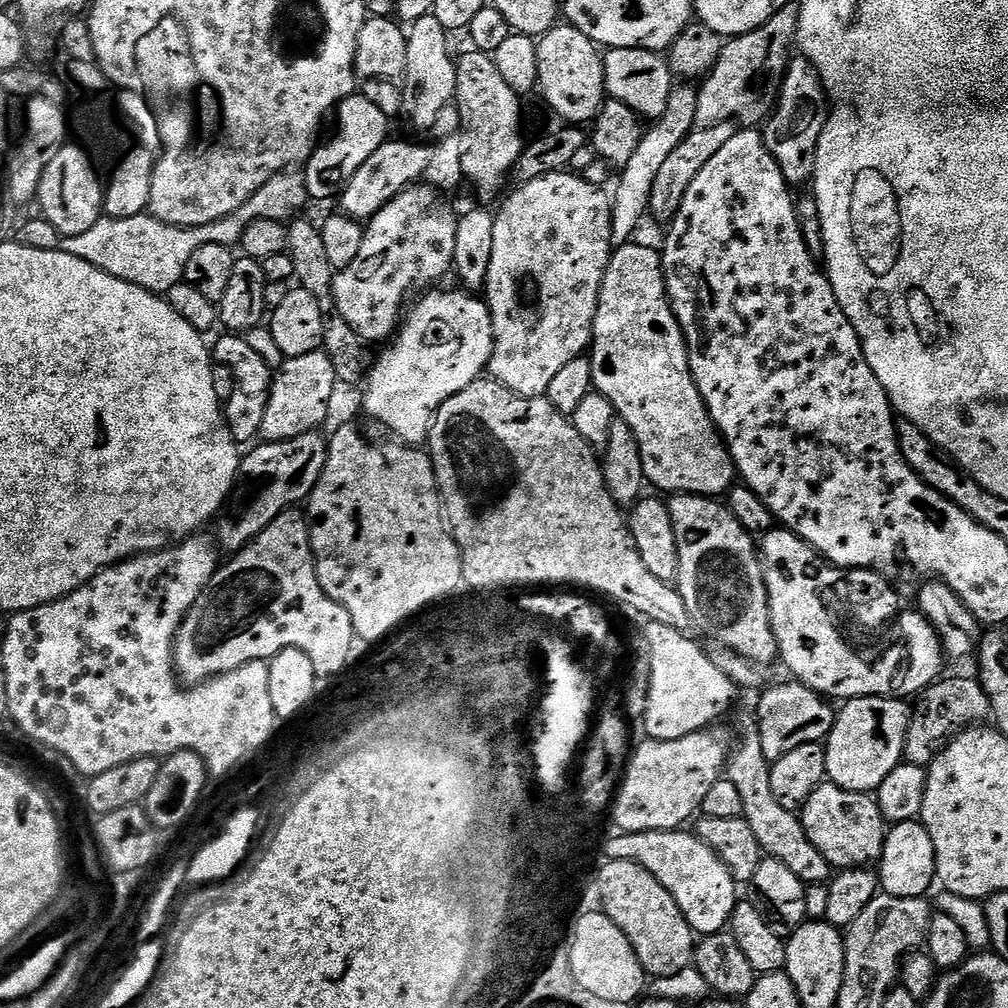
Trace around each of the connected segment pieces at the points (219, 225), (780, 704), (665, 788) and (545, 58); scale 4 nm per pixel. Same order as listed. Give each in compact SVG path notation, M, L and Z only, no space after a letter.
M289 170L270 178L270 182L266 182L262 190L255 192L243 206L234 210L234 214L226 214L226 218L206 222L206 226L179 228L155 220L153 216L147 214L117 220L102 218L82 234L63 237L59 251L74 254L74 258L82 258L82 262L90 262L90 266L114 278L122 278L122 282L130 282L147 292L166 294L170 286L183 281L186 262L190 262L190 254L194 254L198 246L217 244L235 249L242 234L246 234L246 226L250 226L250 222L255 220L288 222L297 214L303 213L300 211L307 204L310 204L310 197L306 190L303 171Z
M773 683L765 687L759 693L760 701L756 704L754 726L760 732L762 754L766 754L770 762L782 758L782 754L788 754L790 750L798 750L798 746L820 744L827 737L828 731L832 729L833 705L804 684L791 683L776 685Z
M716 730L686 734L686 738L677 740L645 739L644 744L638 745L637 748L635 745L610 809L610 816L616 819L616 828L621 833L679 829L686 825L684 823L688 819L691 821L700 812L700 803L702 798L706 798L706 790L710 790L715 780L721 779L730 755L730 744L712 731Z
M564 22L550 29L544 36L539 37L536 54L536 82L539 95L544 95L545 102L561 116L559 119L564 122L584 122L580 120L586 119L587 116L588 119L595 117L606 96L604 91L604 65L597 45L593 44L590 38L586 38L586 34L582 34L571 24Z

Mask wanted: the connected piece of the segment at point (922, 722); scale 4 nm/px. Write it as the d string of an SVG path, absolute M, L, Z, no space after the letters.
M952 676L949 680L941 678L919 693L914 703L910 708L904 739L904 760L921 766L931 764L941 748L965 726L976 726L987 721L992 710L986 690L979 679L972 677L971 680L968 676Z

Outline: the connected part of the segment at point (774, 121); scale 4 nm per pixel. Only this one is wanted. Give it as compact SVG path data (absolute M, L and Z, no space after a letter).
M799 54L789 59L778 88L779 92L780 105L767 117L762 135L789 186L807 185L814 174L818 138L822 138L822 130L828 121L830 111L828 94L824 90L824 83L818 70L805 56Z

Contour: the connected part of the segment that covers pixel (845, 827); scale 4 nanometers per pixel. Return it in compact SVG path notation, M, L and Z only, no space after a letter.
M825 782L813 789L799 809L798 815L802 826L806 830L806 838L810 838L810 842L814 842L814 850L818 850L818 854L822 854L822 858L826 858L826 862L832 865L833 869L867 868L879 861L884 849L886 822L882 818L879 806L876 804L875 795L842 790L834 783Z

